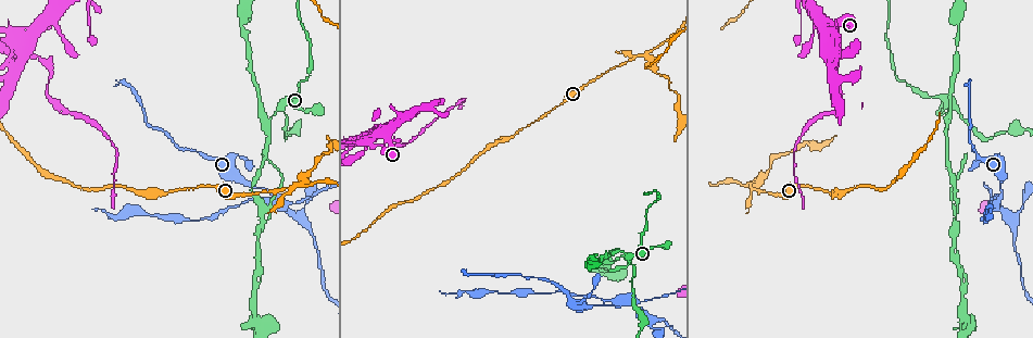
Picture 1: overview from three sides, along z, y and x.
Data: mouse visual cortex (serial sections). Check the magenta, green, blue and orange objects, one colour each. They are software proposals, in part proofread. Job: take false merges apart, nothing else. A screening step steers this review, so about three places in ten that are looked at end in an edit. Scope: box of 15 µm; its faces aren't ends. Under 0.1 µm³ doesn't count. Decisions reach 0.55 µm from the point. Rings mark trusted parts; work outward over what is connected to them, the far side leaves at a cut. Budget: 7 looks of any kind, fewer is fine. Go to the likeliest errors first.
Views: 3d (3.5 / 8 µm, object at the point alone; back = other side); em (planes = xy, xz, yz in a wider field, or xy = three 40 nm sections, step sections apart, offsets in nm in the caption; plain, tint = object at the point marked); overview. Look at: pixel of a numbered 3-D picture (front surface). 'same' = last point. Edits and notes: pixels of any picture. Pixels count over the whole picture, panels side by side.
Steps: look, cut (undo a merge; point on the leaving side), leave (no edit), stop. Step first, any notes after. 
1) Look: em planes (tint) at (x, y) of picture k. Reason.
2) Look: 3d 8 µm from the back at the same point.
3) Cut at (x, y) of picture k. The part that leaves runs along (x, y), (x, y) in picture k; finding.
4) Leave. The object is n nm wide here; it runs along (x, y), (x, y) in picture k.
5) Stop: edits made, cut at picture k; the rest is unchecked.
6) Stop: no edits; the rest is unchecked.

Look: 3d 3.5 µm from the back at (1000, 199) of picture 1. Looks like a crossing.

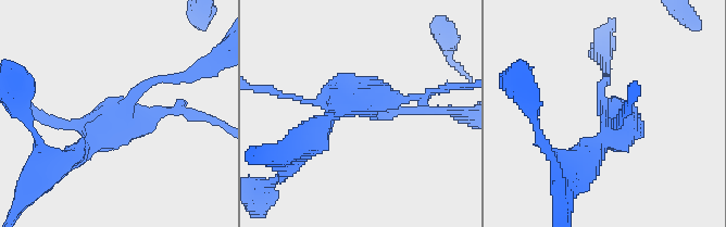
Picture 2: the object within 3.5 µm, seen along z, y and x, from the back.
Look: em xy step 3 (tint) at (125, 113) of picture 2. 4 arms meet here; the arms are 150, 150, 200, 250 nm wide.

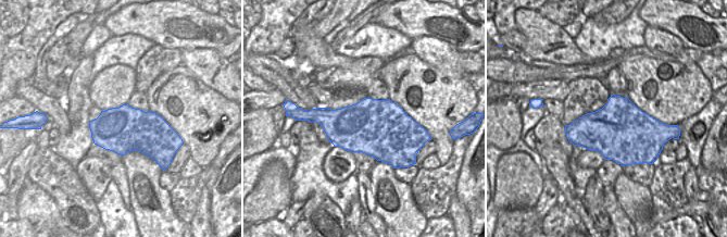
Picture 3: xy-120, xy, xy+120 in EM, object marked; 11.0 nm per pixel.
Cut at (418, 97) of picture 2. The object is 650 nm wide here; a second cell is stuck on.

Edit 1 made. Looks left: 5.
Look: overview. Redraw.

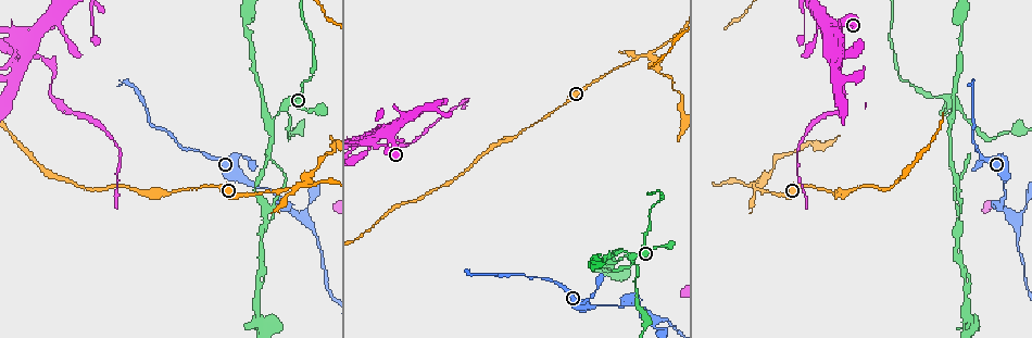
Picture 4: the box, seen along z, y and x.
Look: 3d 3.5 µm at (751, 182) of picture 4. Side arm on a straight run.

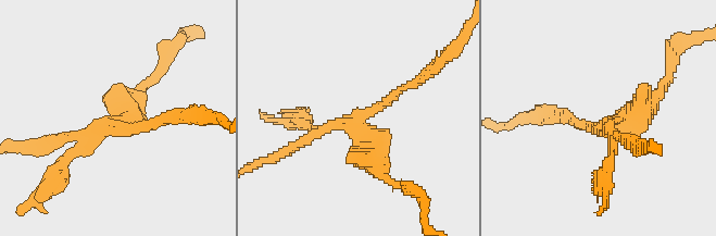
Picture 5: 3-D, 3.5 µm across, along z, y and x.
Look: em xy step 1 (tint) at (113, 126) of picture 5. Need the tissue.

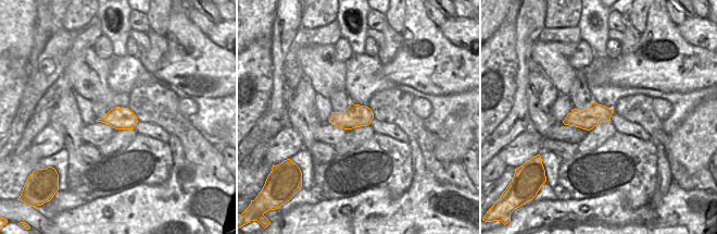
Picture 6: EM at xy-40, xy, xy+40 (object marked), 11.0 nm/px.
Cut at (302, 110) of picture 5. A second cell is stuck on.

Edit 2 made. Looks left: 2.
Look: overview.

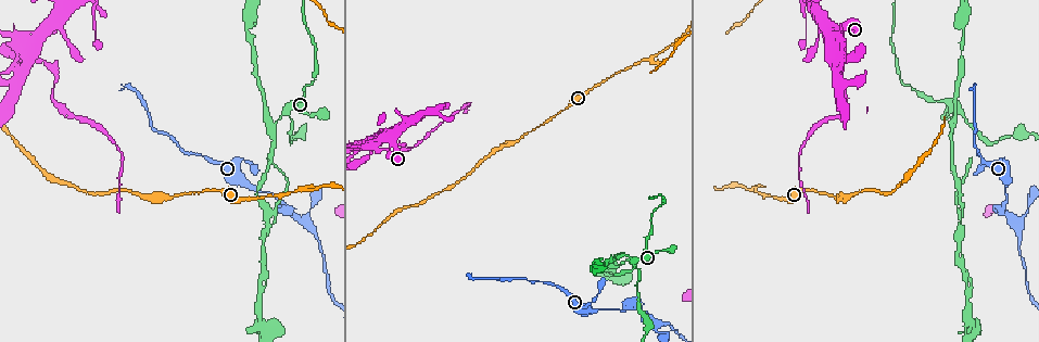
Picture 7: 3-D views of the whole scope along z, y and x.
Look: 3d 3.5 µm from the back at (620, 255) of picture 7. Thin neck.

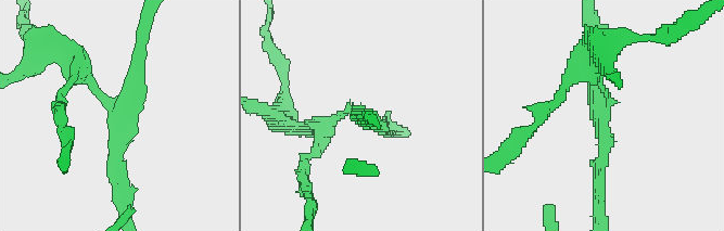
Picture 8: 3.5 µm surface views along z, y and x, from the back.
Cut at (128, 106) of picture 8. The part that leaves runs along (94, 89), (118, 116), (122, 185) in picture 8; a second cell is stuck on.

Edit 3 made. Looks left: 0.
Stop: edits made, cut at picture 2, cut at picture 5, cut at picture 8; the rest is unchecked.

